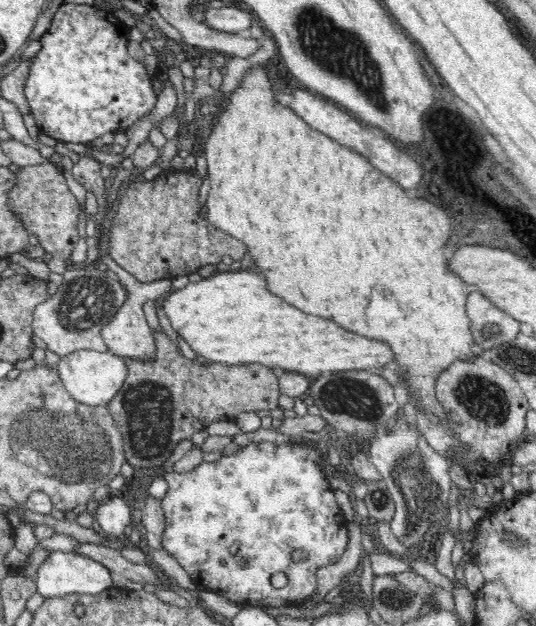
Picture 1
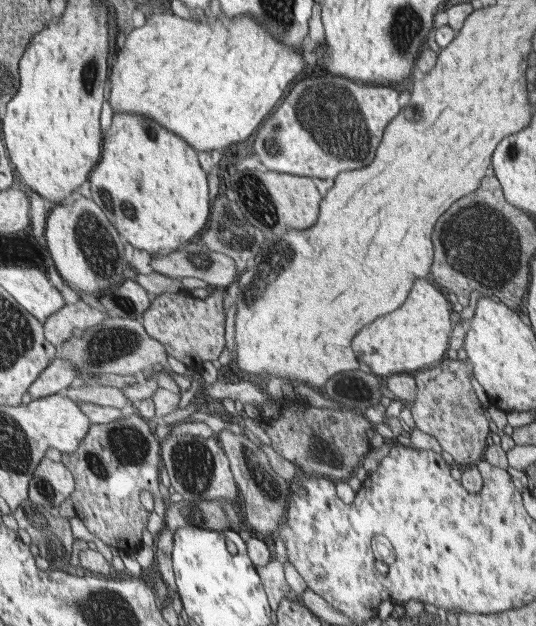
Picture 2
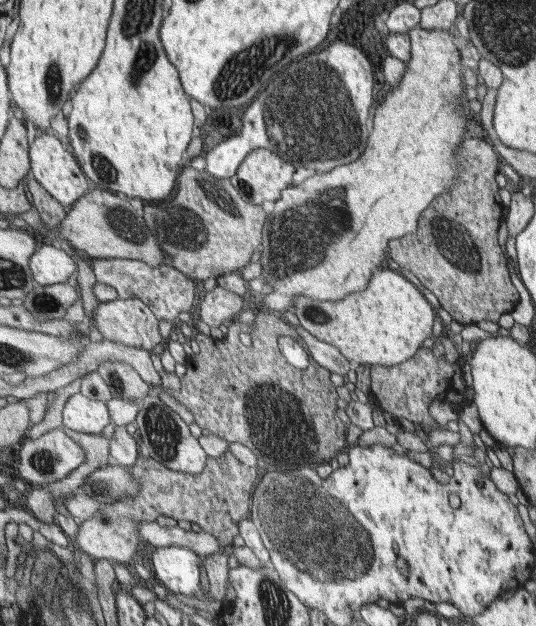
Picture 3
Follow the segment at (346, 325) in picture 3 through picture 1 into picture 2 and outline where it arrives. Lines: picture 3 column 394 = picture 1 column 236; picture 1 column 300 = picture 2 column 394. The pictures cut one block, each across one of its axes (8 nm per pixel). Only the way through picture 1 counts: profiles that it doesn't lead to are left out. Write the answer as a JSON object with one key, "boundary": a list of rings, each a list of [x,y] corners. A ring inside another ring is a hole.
{"boundary":[[[418,280],[414,284],[414,296],[410,296],[410,304],[397,308],[382,320],[374,320],[358,340],[354,340],[356,358],[371,368],[371,372],[381,377],[400,373],[415,373],[430,369],[442,363],[448,350],[448,340],[452,334],[450,306],[448,300],[438,292],[432,282]]]}

